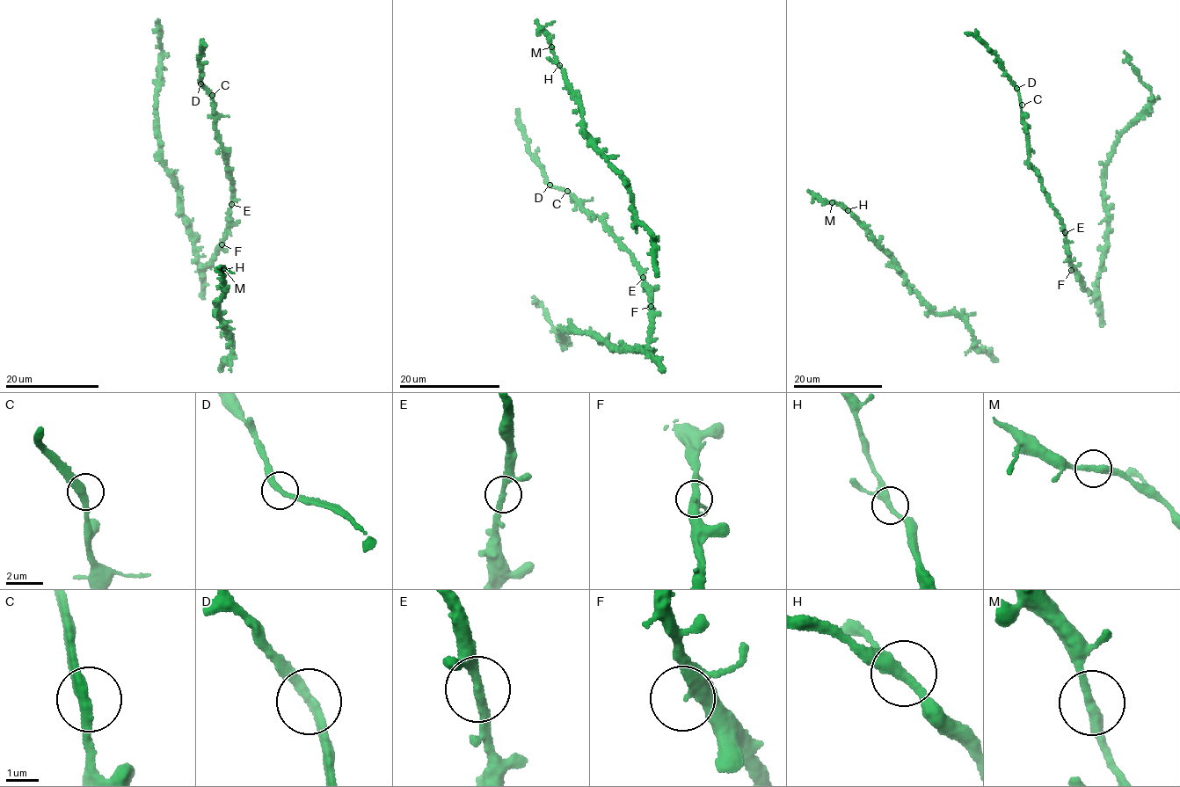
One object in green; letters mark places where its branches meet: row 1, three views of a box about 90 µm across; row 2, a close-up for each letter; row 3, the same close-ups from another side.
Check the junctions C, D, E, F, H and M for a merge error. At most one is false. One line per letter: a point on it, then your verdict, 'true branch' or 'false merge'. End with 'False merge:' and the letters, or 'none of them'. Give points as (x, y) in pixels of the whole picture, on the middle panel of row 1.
C: (567, 191) | true branch
D: (549, 185) | true branch
E: (643, 277) | true branch
F: (651, 306) | true branch
H: (559, 65) | true branch
M: (551, 47) | true branch
False merge: none of them

